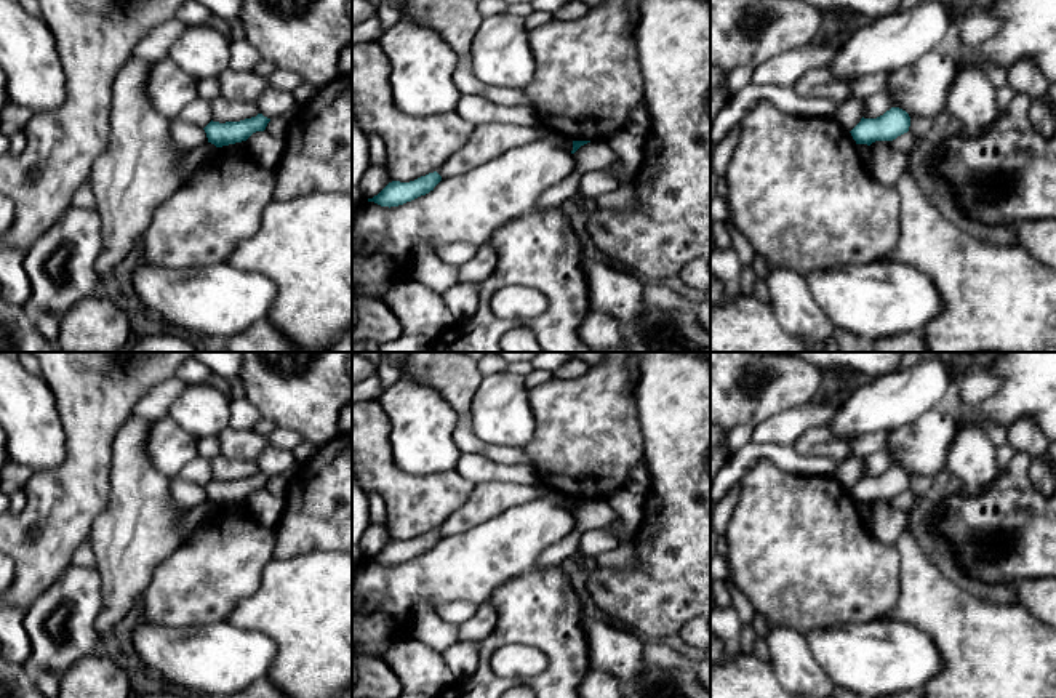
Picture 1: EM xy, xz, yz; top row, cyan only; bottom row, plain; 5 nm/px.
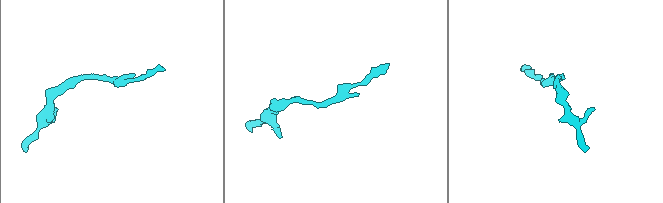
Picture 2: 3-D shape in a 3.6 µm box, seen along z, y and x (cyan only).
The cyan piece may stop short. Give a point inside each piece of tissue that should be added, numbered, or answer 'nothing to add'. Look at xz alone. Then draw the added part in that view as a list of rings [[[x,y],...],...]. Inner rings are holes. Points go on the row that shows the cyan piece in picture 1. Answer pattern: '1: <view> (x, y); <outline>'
nothing to add

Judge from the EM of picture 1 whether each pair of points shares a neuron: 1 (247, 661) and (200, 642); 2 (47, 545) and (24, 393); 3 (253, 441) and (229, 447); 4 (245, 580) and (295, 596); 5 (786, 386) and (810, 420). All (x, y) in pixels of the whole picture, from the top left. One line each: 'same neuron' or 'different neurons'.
1: same neuron
2: different neurons
3: same neuron
4: different neurons
5: different neurons

